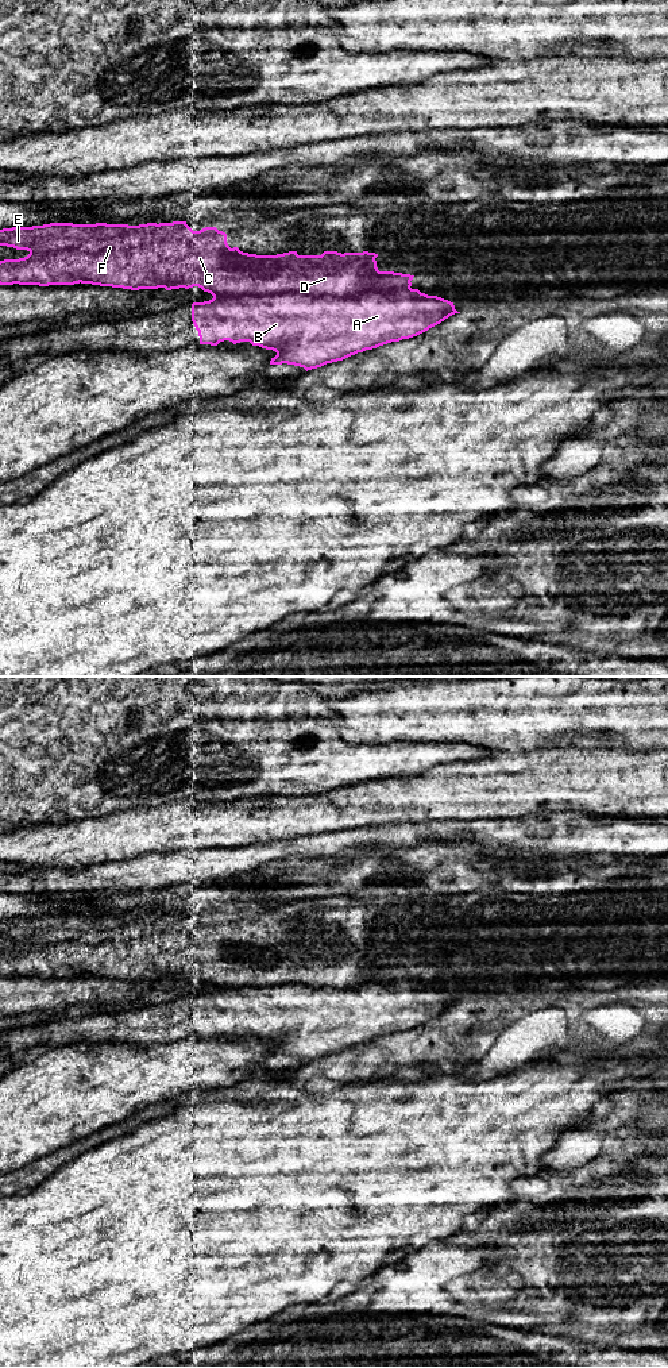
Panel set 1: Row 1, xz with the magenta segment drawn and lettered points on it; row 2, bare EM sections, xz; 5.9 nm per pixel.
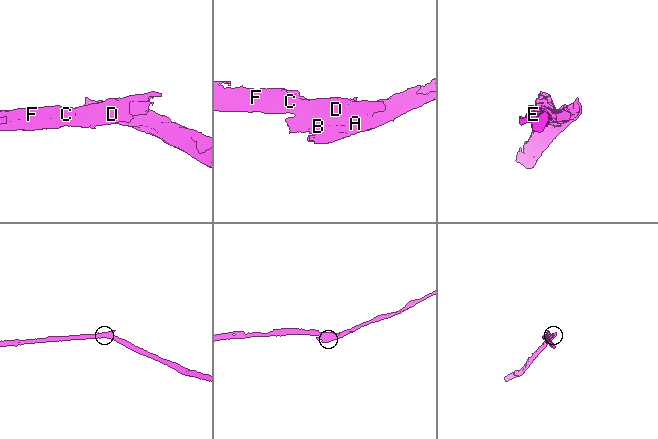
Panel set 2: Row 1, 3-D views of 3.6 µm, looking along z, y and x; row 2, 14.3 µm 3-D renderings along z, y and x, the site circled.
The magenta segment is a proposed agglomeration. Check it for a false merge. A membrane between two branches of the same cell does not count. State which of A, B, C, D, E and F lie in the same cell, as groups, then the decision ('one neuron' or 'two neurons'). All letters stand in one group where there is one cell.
groups A B / C D E F; two neurons

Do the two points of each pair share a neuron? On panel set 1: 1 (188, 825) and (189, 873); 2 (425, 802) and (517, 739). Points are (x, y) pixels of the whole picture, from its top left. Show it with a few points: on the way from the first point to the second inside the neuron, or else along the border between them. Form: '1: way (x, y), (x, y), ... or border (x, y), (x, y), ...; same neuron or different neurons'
1: border (221, 847), (189, 847), (158, 851); different neurons
2: border (532, 750), (495, 751); different neurons

